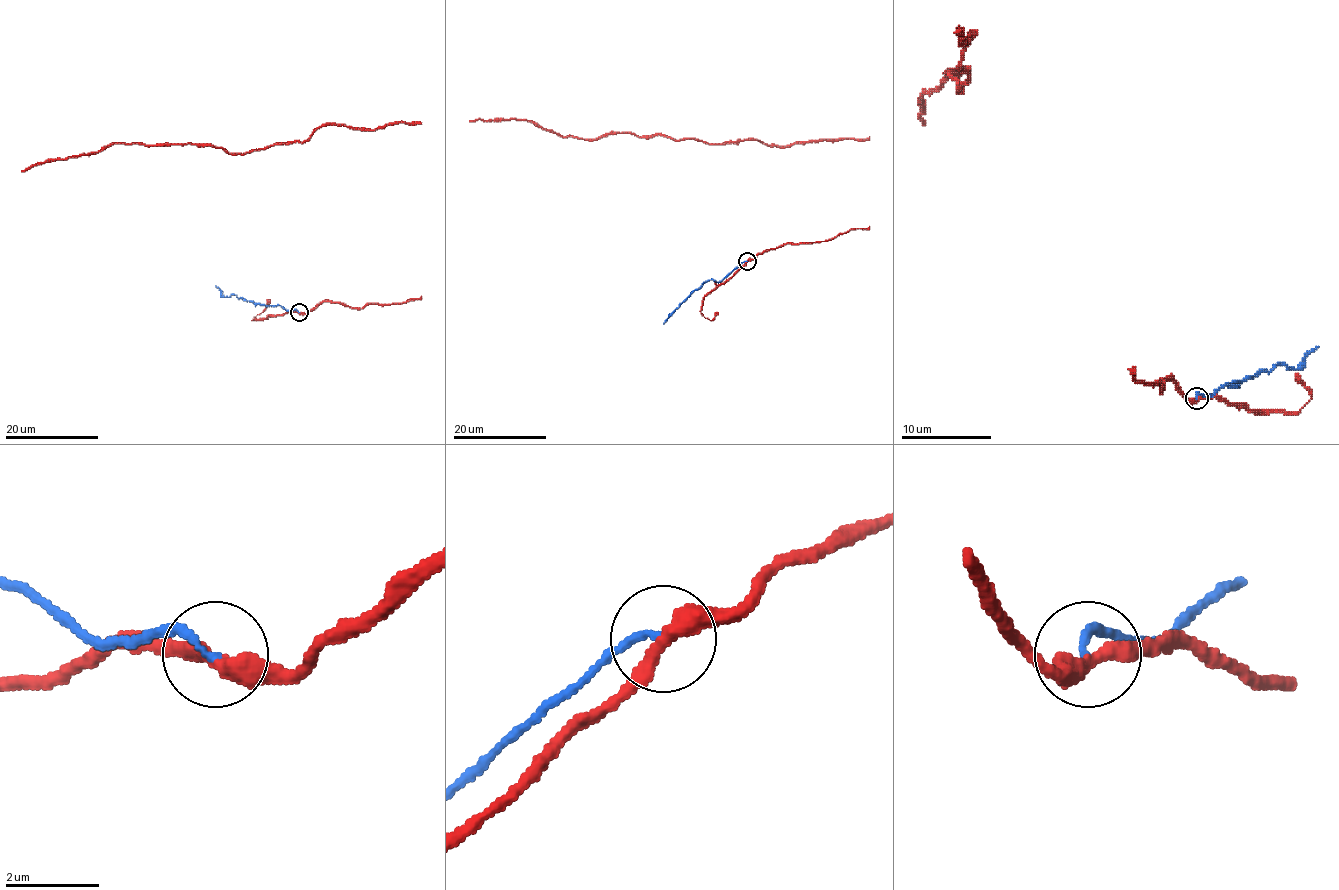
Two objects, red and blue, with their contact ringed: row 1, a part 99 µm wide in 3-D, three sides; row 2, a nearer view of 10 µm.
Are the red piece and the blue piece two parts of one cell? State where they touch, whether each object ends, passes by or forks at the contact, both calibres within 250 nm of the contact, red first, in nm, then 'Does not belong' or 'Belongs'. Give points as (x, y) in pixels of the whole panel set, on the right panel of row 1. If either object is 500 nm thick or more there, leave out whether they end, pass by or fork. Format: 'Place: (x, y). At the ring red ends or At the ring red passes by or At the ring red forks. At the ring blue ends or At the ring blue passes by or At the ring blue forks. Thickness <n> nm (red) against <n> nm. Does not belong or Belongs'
Place: (1197, 398). At the ring red passes by. At the ring blue ends. Thickness 360 nm (red) against 160 nm. Does not belong

